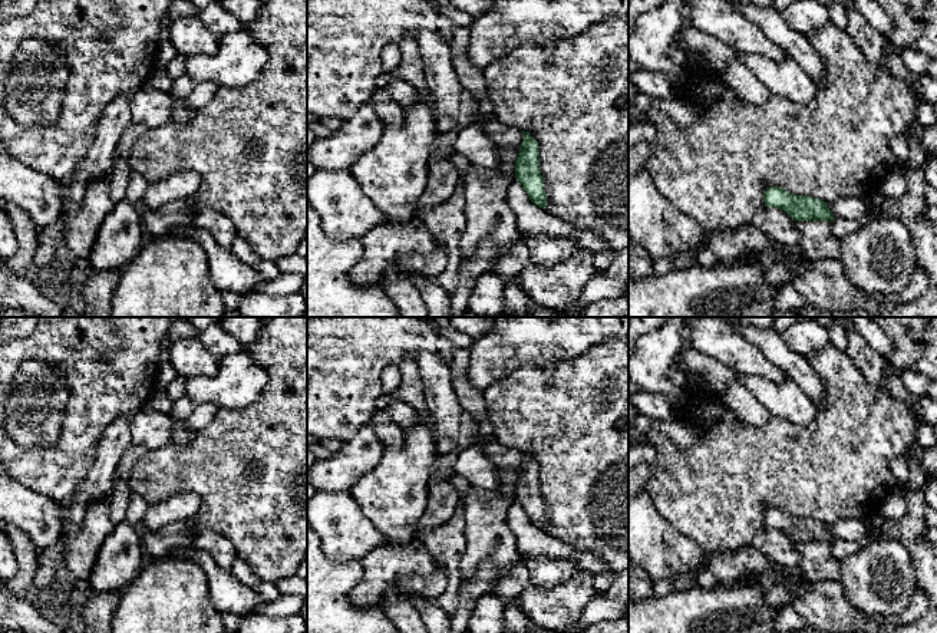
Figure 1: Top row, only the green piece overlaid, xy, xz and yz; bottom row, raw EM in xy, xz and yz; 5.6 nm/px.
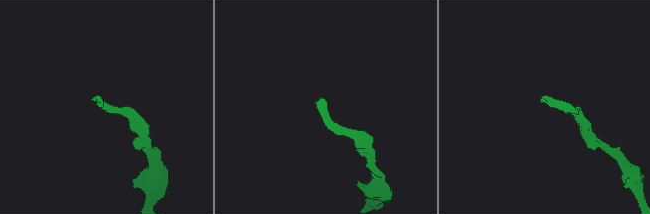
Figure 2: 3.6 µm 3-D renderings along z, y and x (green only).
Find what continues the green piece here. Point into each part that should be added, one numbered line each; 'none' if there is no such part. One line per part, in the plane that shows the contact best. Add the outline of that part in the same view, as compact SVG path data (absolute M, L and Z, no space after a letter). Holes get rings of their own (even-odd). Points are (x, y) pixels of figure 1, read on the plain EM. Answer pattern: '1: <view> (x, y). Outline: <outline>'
1: xz (501, 455). Outline: M491 441L485 445L485 452L488 458L496 465L496 466L508 466L514 464L524 462L525 456L514 449L507 448L496 441Z

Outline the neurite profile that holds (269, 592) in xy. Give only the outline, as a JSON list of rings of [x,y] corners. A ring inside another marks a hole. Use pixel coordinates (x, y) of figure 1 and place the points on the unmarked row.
[[[241,558],[235,560],[231,573],[238,581],[255,591],[265,603],[276,601],[281,597],[276,583],[261,580]]]

